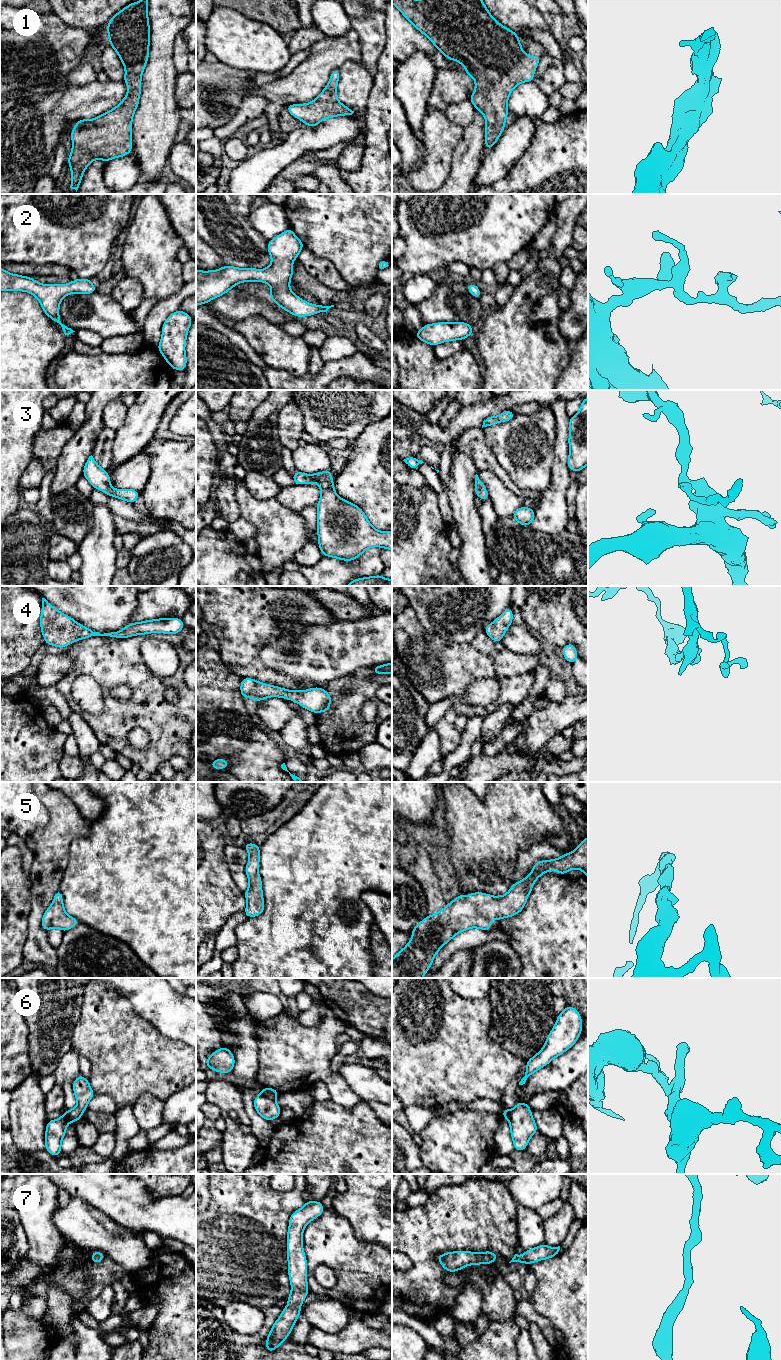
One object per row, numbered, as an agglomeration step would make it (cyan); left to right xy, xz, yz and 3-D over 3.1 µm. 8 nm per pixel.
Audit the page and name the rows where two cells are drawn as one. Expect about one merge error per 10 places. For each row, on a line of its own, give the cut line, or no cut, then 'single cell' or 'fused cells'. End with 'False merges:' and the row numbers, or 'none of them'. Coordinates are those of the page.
1: no cut | single cell
2: no cut | single cell
3: no cut | single cell
4: no cut | single cell
5: no cut | single cell
6: no cut | single cell
7: no cut | single cell
False merges: none of them

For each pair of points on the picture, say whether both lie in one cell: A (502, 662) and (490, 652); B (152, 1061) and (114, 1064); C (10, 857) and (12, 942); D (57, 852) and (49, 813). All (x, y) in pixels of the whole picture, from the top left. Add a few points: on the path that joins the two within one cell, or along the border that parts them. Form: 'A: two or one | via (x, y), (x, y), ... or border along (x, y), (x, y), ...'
A: two | border along (498, 652), (495, 657), (495, 673), (502, 678)
B: one | via (143, 1061), (127, 1061), (123, 1064)
C: one | via (10, 878), (10, 899), (15, 905), (12, 921)
D: one | via (50, 842), (49, 823)

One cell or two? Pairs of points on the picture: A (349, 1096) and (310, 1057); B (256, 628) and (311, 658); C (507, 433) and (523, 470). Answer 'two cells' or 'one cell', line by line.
A: one cell
B: two cells
C: one cell

